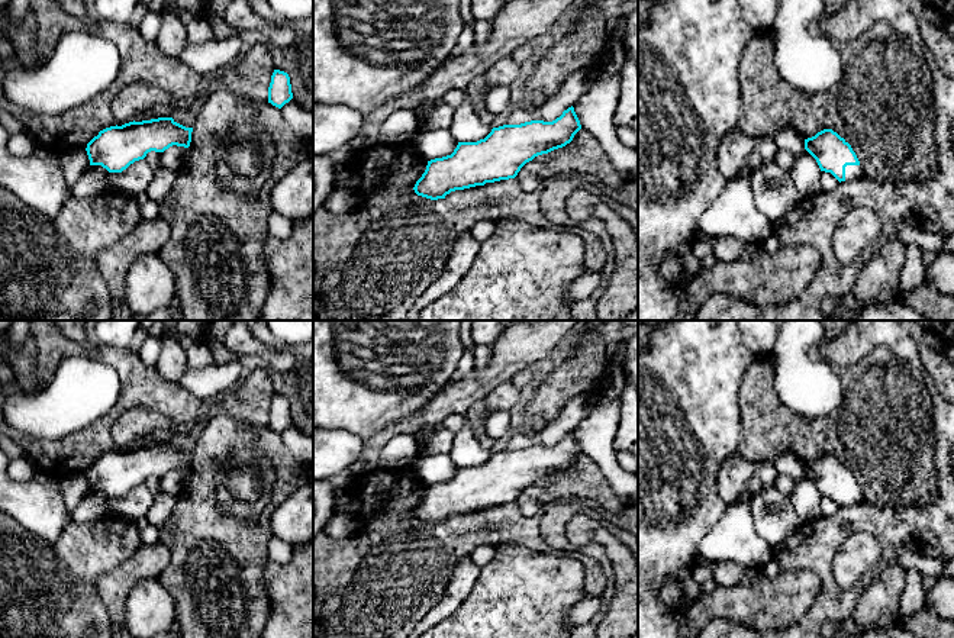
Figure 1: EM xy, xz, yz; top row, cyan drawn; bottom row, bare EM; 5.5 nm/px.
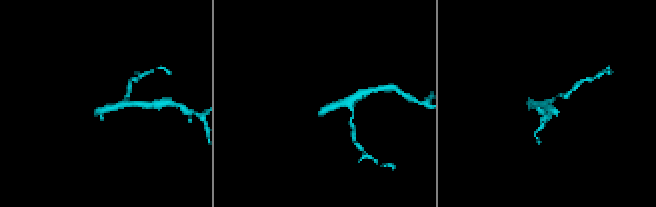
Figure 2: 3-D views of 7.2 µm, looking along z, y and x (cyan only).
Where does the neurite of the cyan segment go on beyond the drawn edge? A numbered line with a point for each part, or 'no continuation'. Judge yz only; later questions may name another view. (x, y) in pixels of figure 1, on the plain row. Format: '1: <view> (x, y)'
1: yz (851, 496)

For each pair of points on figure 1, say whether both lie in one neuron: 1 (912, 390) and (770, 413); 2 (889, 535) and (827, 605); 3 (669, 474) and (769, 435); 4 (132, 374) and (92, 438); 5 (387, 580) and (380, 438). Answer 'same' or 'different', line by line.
1: same
2: same
3: different
4: same
5: different

